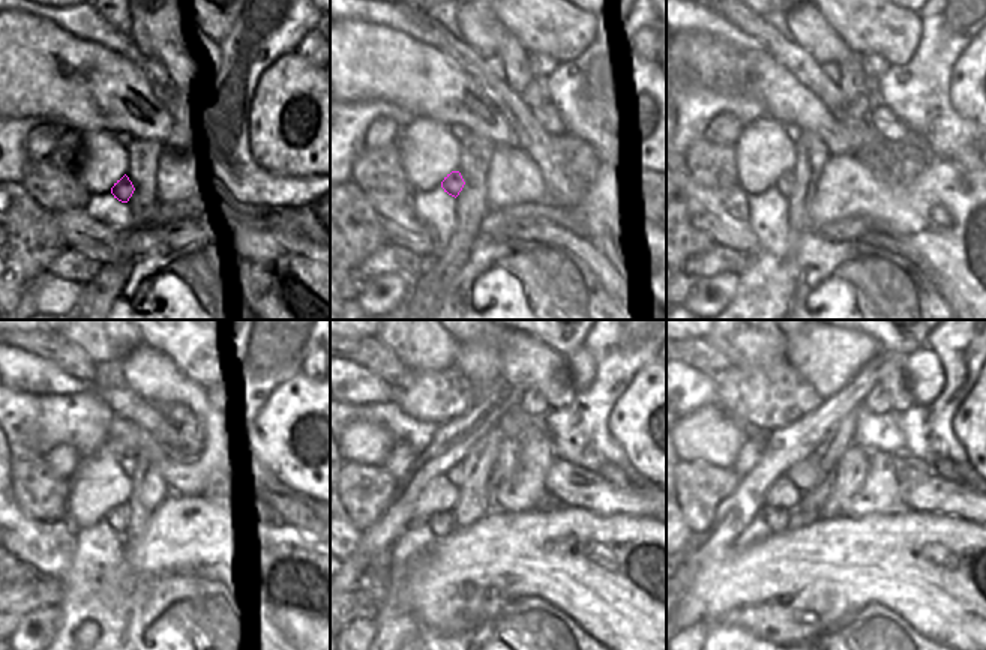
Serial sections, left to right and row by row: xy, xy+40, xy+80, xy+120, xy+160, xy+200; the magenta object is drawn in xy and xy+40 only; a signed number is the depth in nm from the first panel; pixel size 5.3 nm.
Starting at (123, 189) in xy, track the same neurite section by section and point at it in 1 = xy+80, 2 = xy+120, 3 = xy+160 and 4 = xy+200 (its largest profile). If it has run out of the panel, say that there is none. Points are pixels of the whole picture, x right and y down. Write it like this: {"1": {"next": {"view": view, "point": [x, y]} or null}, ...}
{"1": {"next": {"view": "xy+80", "point": [785, 183]}}, "2": {"next": {"view": "xy+120", "point": [116, 518]}}, "3": {"next": {"view": "xy+160", "point": [441, 524]}}, "4": {"next": {"view": "xy+200", "point": [776, 518]}}}

